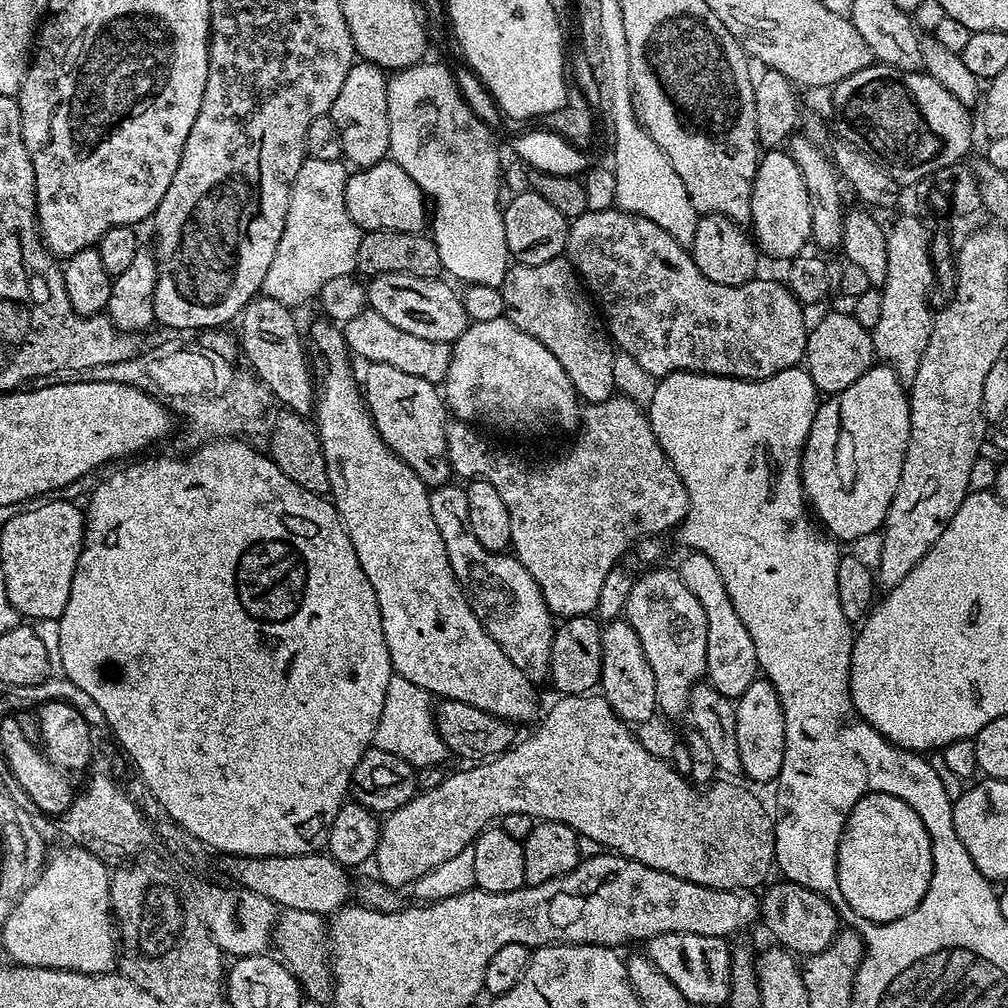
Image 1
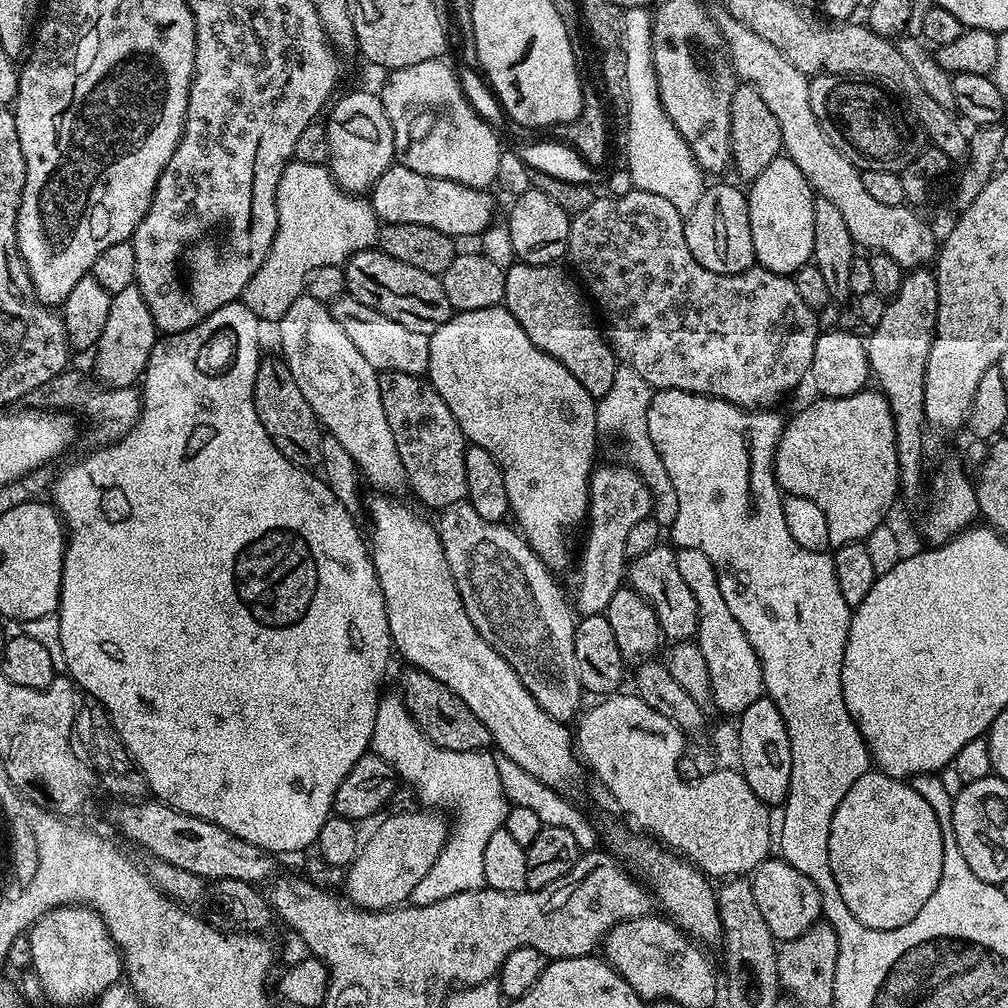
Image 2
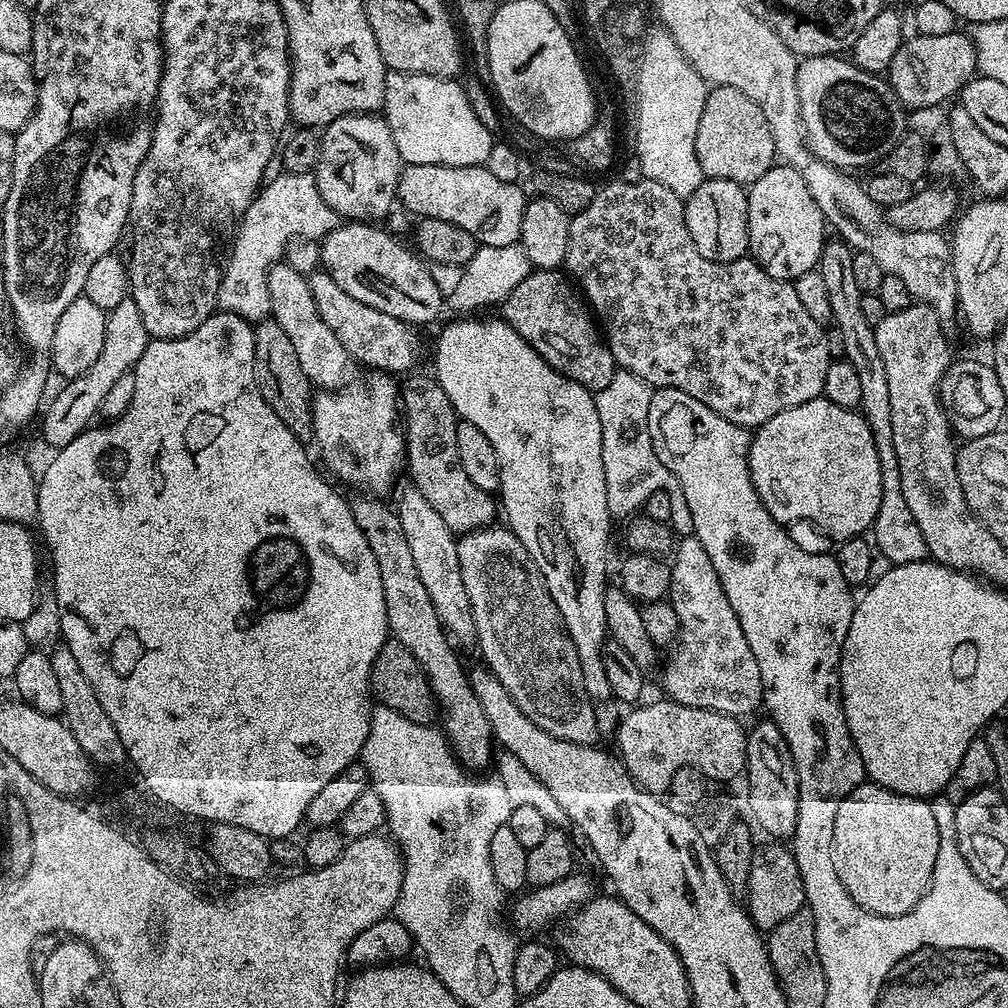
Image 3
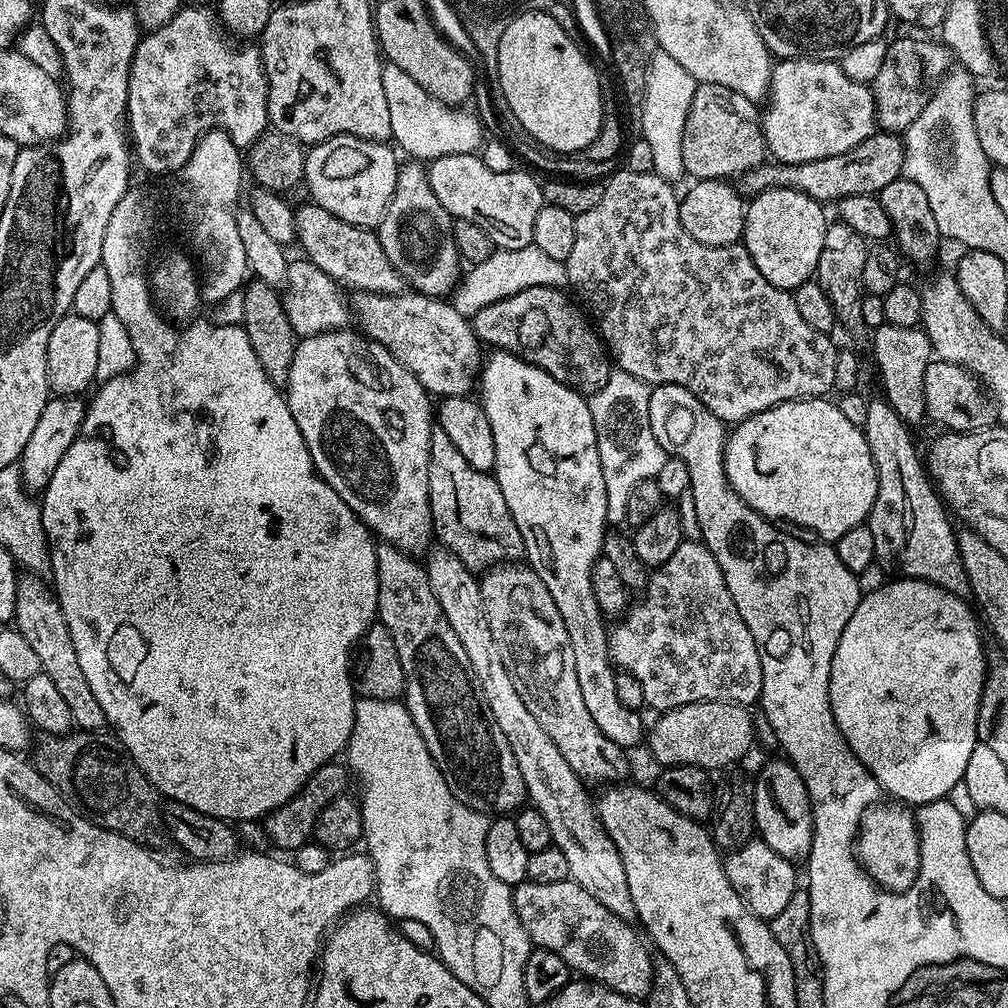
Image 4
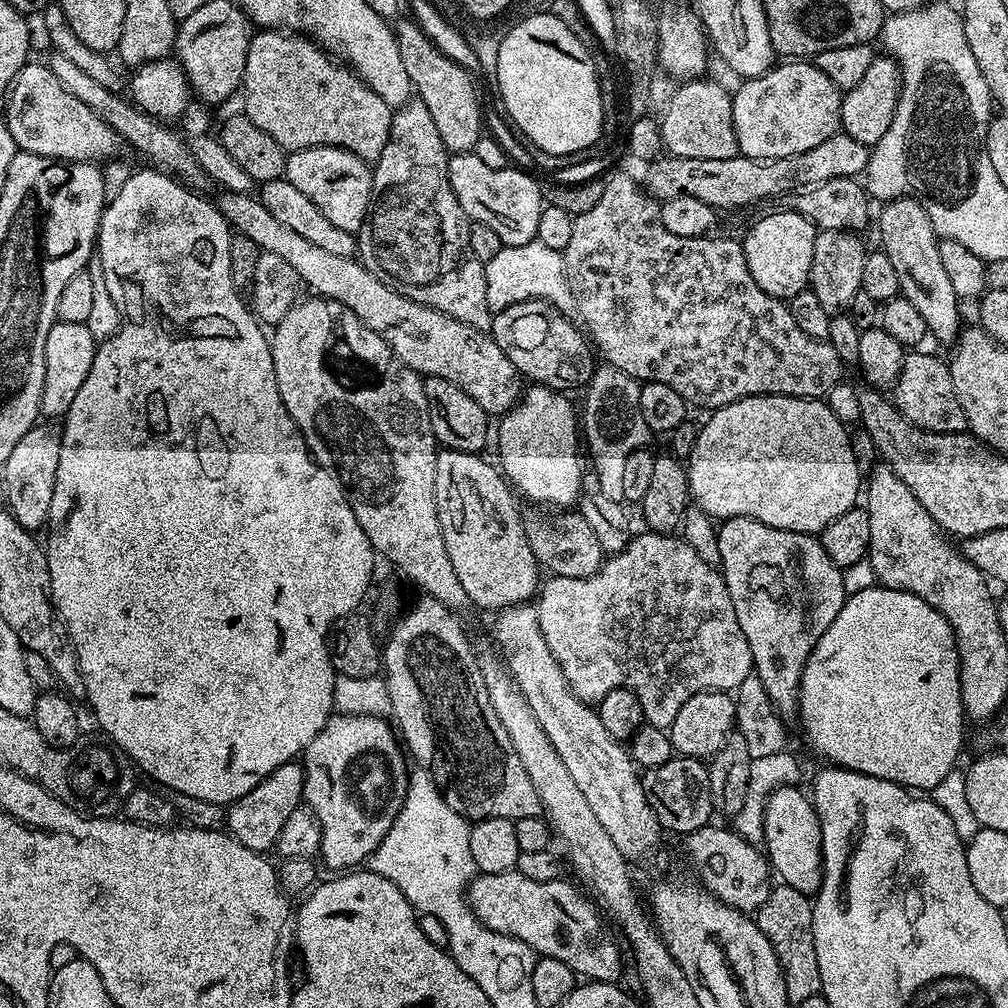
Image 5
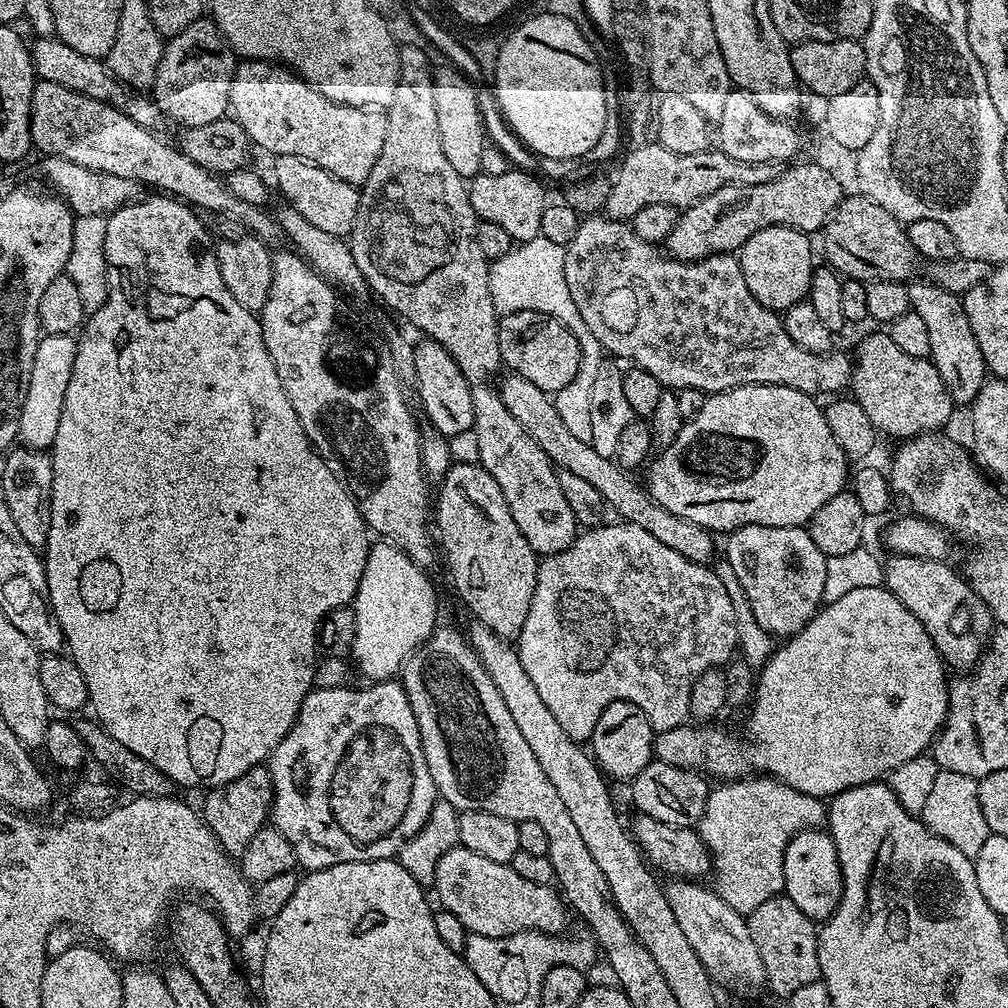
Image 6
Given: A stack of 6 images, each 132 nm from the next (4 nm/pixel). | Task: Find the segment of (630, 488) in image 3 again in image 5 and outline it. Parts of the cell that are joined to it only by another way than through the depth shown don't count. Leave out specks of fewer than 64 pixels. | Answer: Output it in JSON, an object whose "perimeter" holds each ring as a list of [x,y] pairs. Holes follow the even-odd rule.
{"perimeter":[[[607,362],[597,367],[586,385],[588,393],[584,396],[584,412],[582,408],[582,440],[587,455],[588,452],[592,455],[592,464],[596,467],[595,487],[608,498],[619,502],[624,500],[622,473],[626,458],[634,454],[634,450],[645,447],[650,439],[646,418],[642,418],[641,387],[641,381]]]}

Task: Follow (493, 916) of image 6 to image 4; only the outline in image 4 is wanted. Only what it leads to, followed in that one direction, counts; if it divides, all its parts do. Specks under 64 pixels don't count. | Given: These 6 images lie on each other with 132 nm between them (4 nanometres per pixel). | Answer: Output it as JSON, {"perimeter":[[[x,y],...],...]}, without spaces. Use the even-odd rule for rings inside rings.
{"perimeter":[[[569,878],[562,882],[536,884],[527,879],[513,887],[512,901],[535,947],[558,954],[573,973],[604,984],[618,994],[635,1000],[647,997],[652,989],[654,963],[653,955],[648,954],[649,945],[629,921],[618,918],[618,914],[610,914],[598,898],[586,894],[575,880]]]}

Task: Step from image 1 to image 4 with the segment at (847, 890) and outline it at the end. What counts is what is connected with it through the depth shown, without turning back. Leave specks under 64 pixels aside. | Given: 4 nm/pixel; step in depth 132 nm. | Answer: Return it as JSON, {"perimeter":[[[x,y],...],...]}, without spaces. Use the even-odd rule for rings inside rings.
{"perimeter":[[[875,804],[864,812],[854,847],[864,871],[880,887],[889,891],[904,891],[913,884],[917,876],[922,849],[913,813],[901,805],[889,805]]]}

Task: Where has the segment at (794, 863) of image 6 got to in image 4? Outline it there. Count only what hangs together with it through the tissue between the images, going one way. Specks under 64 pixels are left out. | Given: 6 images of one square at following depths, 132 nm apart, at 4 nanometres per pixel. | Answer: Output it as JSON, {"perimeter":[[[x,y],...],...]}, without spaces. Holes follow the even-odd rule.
{"perimeter":[[[780,758],[768,764],[756,776],[752,788],[752,818],[759,839],[793,862],[807,861],[812,852],[812,803],[795,765]]]}

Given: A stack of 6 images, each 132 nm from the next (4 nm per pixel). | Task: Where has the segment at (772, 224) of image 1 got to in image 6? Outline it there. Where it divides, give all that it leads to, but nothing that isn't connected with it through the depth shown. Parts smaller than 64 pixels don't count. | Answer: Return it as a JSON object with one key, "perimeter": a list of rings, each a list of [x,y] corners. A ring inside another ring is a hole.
{"perimeter":[[[770,226],[766,230],[758,230],[758,234],[751,236],[738,249],[738,259],[742,266],[742,274],[746,278],[746,286],[750,286],[750,294],[754,294],[754,298],[758,298],[758,302],[762,302],[762,306],[766,306],[771,312],[782,314],[787,308],[807,297],[814,271],[812,244],[808,240],[811,240],[809,233],[799,232],[797,228]]]}

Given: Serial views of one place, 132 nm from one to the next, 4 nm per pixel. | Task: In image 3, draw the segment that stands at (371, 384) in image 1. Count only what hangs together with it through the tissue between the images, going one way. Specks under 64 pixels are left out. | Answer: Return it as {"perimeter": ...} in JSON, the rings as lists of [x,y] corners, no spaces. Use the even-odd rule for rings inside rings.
{"perimeter":[[[431,375],[412,376],[402,384],[402,427],[404,429],[404,442],[406,445],[406,472],[412,475],[411,483],[438,510],[442,522],[453,534],[465,532],[478,532],[493,523],[498,516],[498,504],[489,493],[478,490],[474,482],[470,482],[468,475],[462,471],[462,458],[458,458],[458,434],[456,425],[458,417],[452,409],[450,398],[446,398],[446,390]]]}

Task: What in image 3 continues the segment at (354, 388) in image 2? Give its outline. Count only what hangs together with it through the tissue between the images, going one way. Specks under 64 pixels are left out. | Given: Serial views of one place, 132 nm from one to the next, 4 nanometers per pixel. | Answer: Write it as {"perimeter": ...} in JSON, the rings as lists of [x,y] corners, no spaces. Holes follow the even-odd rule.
{"perimeter":[[[279,262],[268,270],[269,296],[272,303],[271,319],[286,330],[294,351],[298,353],[298,362],[302,365],[302,374],[306,374],[308,383],[320,390],[339,390],[353,383],[357,365],[349,356],[346,346],[338,342],[338,334],[322,322],[318,306],[314,306],[314,294],[310,294],[308,276],[294,270],[287,262]],[[414,486],[407,487],[399,489],[400,504],[397,503],[395,509],[402,522],[402,534],[406,534],[406,543],[410,545],[414,566],[418,566],[418,578],[422,578],[422,586],[426,586],[426,594],[430,594],[434,602],[434,610],[444,624],[444,631],[457,641],[460,639],[464,644],[475,645],[474,614],[470,597],[466,595],[466,586],[462,583],[462,566],[458,566],[457,537],[448,529],[446,522],[442,522],[438,510],[422,498],[420,491]]]}

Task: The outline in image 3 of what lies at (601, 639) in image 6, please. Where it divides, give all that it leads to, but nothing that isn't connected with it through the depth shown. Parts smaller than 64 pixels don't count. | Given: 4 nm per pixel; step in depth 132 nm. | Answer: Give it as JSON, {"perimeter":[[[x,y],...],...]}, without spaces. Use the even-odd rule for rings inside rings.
{"perimeter":[[[695,535],[683,537],[675,545],[670,567],[672,577],[667,599],[678,616],[680,634],[671,649],[672,657],[664,664],[663,695],[682,706],[744,718],[747,712],[761,707],[762,674],[758,670],[758,658],[754,658],[754,650],[750,650],[750,642],[742,634],[738,614],[734,614],[734,606],[726,598],[718,570],[714,570],[710,554],[706,554]]]}

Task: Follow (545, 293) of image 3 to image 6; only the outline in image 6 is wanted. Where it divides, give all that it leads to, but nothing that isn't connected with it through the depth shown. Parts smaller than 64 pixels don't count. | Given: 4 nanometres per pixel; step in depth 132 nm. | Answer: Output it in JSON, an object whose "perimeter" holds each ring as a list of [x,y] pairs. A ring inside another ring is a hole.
{"perimeter":[[[509,312],[498,320],[498,350],[503,367],[509,373],[534,382],[538,390],[554,394],[562,390],[578,372],[578,338],[554,318],[537,312]]]}

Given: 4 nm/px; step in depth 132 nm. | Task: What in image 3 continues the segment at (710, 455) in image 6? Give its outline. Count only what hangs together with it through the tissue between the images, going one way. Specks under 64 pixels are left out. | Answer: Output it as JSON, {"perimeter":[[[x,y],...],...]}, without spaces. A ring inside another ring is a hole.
{"perimeter":[[[817,398],[810,402],[802,402],[802,406],[794,406],[790,410],[782,410],[782,414],[774,414],[774,418],[770,418],[770,422],[766,422],[755,429],[754,435],[751,437],[748,445],[748,473],[756,487],[758,498],[766,506],[769,514],[775,520],[779,520],[781,525],[792,526],[795,520],[809,520],[814,527],[821,528],[832,539],[832,542],[839,542],[849,540],[855,536],[864,536],[867,533],[867,528],[869,531],[876,523],[878,506],[882,502],[882,470],[880,469],[878,450],[874,446],[872,431],[859,411],[843,408],[842,406],[834,406],[834,402]]]}

